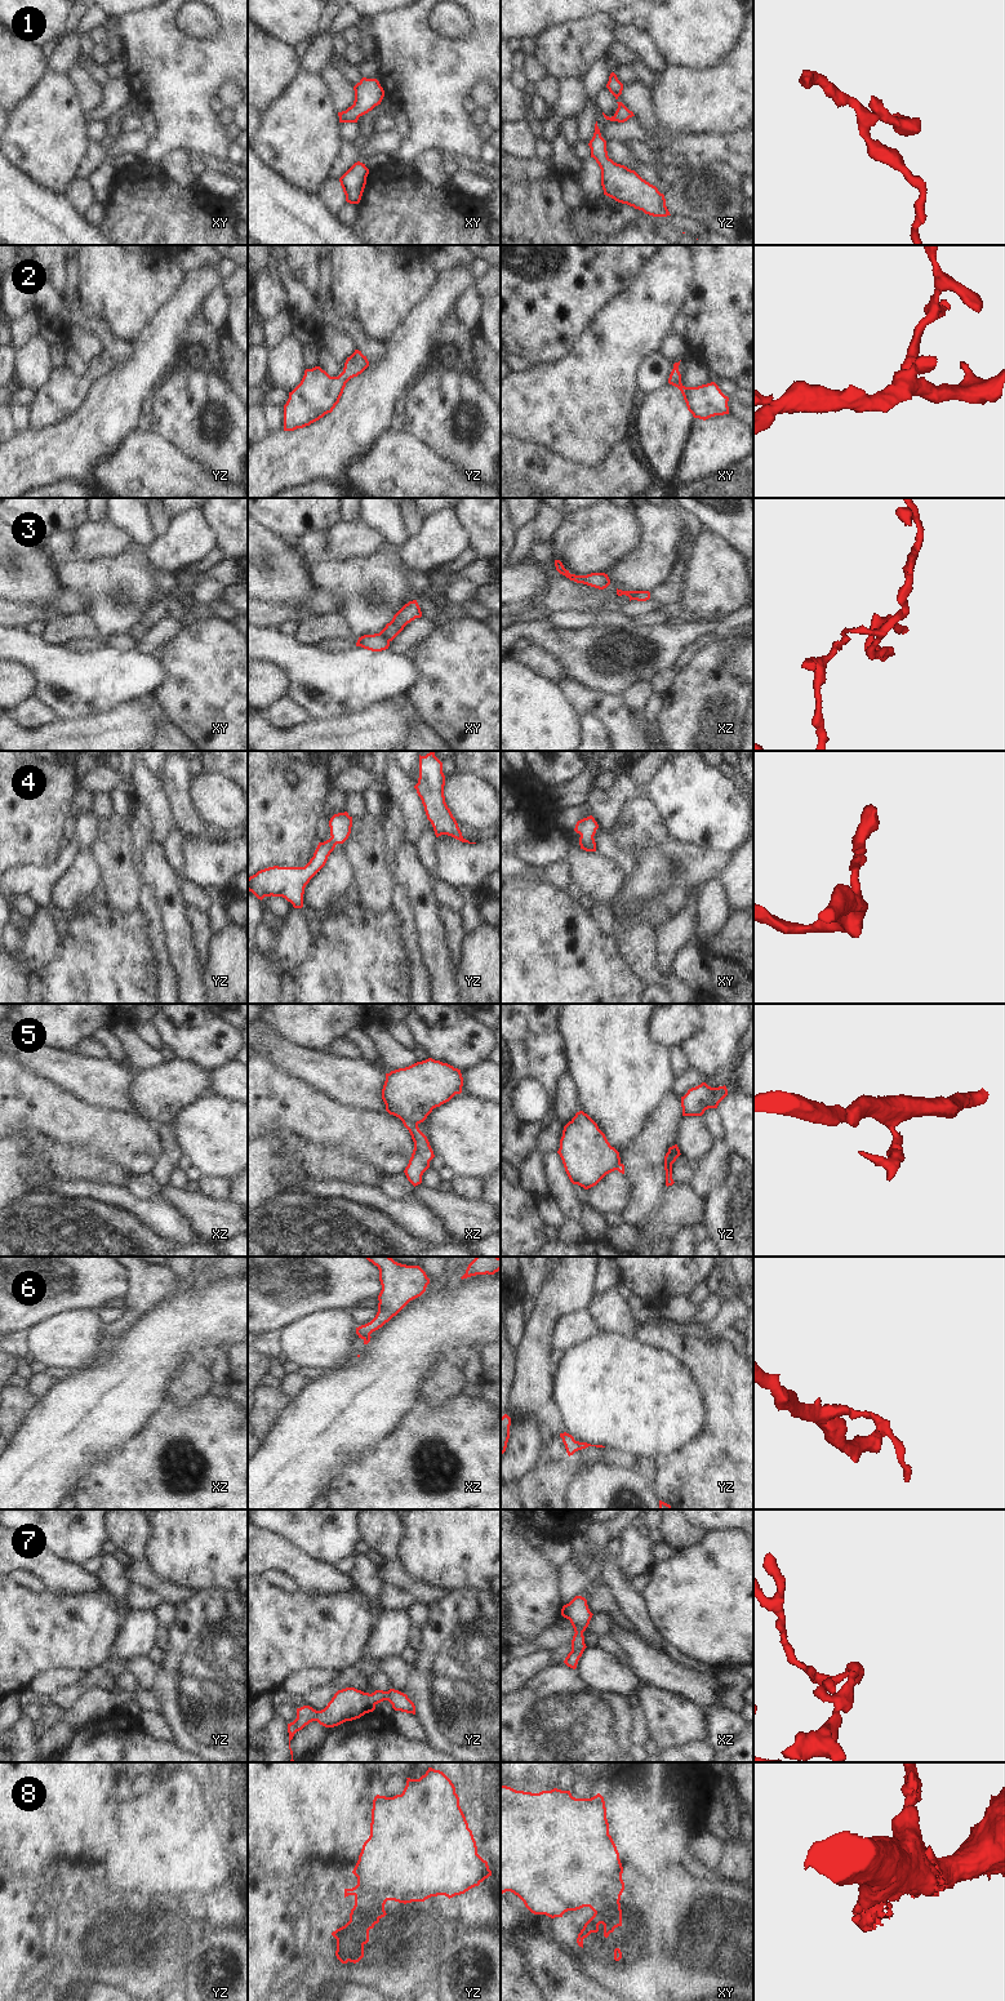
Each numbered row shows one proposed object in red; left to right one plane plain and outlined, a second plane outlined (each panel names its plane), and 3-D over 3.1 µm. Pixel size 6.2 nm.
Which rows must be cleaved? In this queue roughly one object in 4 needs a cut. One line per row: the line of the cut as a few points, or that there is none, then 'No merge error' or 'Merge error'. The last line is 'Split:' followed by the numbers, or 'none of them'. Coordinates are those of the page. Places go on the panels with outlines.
1: No split. No merge error
2: No split. No merge error
3: Split along xy (378, 634), (388, 641). Merge error
4: No split. No merge error
5: Split along xz (403, 1120), (417, 1124). Merge error
6: No split. No merge error
7: No split. No merge error
8: Split along yz (354, 1894), (358, 1897), (360, 1910), (383, 1907). Merge error
Split: 3, 5, 8.

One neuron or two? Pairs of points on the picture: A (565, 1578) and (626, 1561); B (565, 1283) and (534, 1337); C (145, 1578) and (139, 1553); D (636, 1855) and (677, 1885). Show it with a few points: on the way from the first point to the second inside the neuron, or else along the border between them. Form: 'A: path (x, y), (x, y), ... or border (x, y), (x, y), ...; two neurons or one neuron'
A: border (618, 1539), (618, 1556), (614, 1560); two neurons
B: path (560, 1295), (551, 1304), (542, 1324); one neuron
C: border (134, 1559), (146, 1564); two neurons
D: border (690, 1864), (656, 1897), (656, 1877), (637, 1884); two neurons

